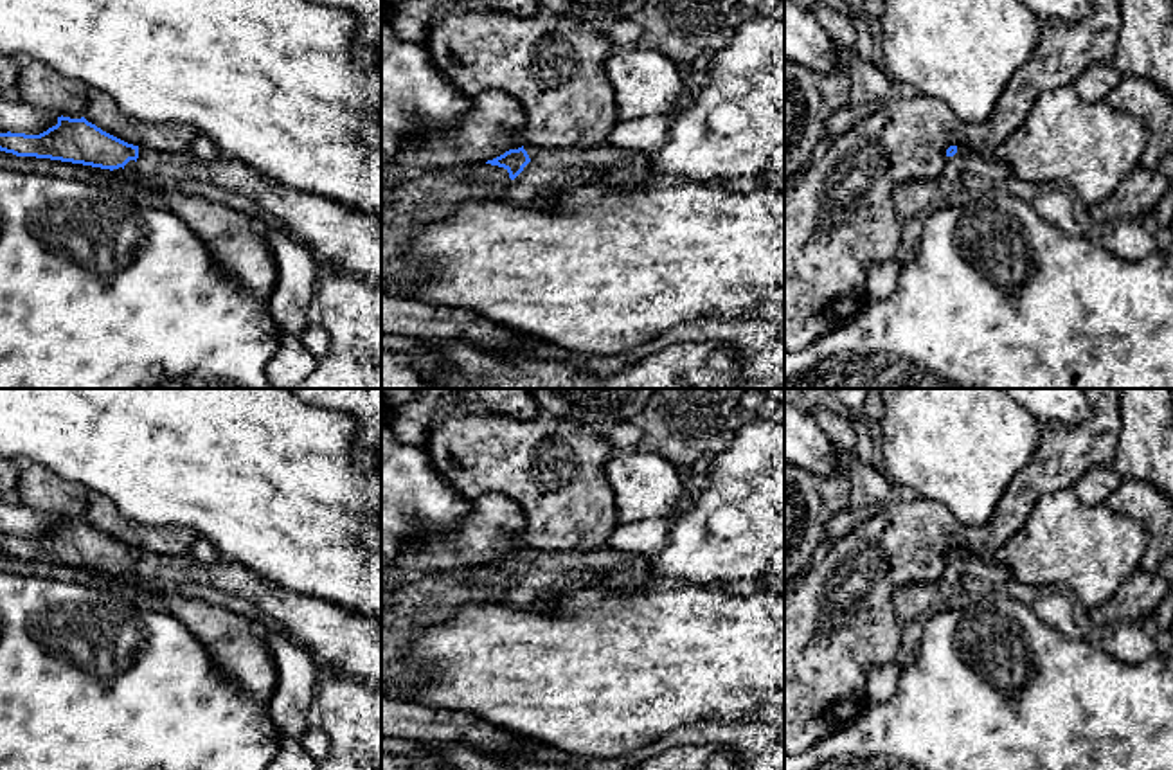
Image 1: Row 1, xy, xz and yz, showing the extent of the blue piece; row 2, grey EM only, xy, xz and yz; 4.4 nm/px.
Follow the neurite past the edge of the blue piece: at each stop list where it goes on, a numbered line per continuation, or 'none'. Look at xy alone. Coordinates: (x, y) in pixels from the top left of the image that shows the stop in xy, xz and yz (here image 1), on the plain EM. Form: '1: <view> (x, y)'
1: xy (335, 635)

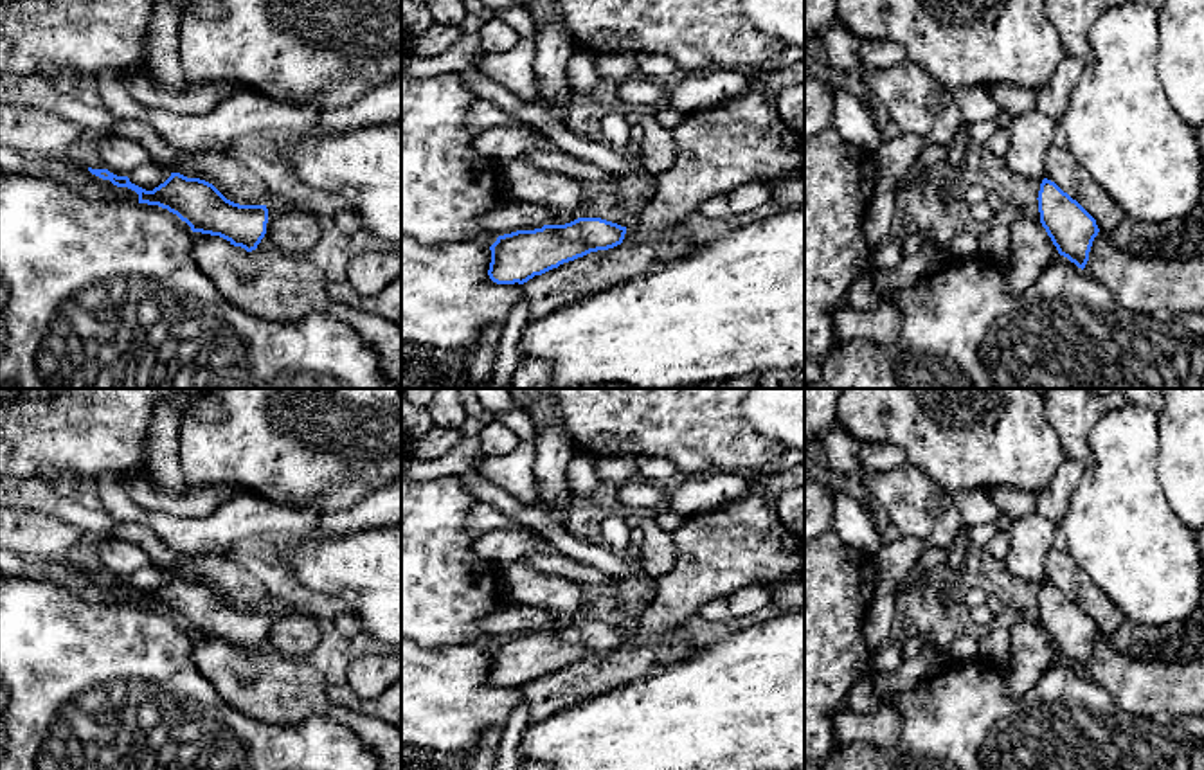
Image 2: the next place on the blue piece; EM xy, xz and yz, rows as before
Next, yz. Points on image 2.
none

